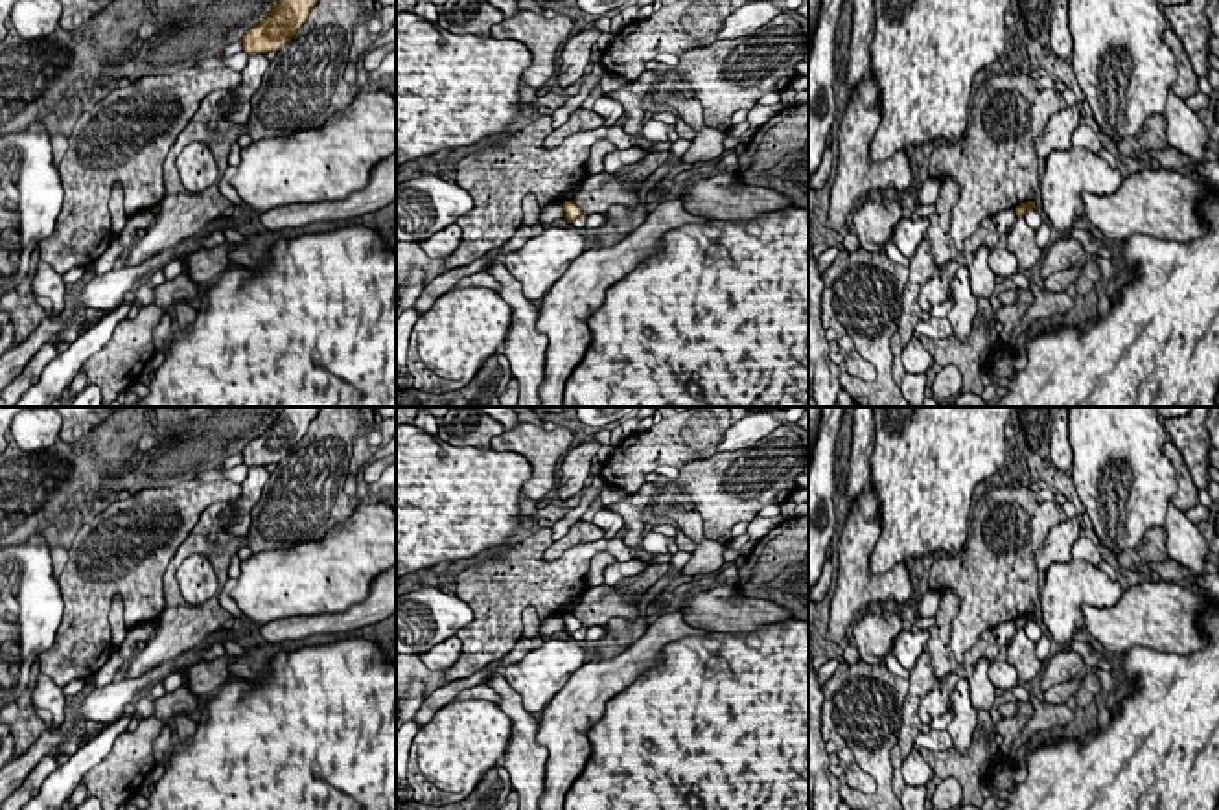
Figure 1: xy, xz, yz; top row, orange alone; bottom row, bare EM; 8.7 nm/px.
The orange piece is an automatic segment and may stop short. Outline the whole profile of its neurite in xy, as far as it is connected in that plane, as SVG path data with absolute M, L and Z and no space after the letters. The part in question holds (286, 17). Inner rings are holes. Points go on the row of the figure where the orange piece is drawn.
M276 0L271 13L241 39L247 55L278 52L302 28L319 0Z

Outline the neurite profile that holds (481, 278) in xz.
M481 271L471 276L462 278L455 289L462 289L462 287L499 289L501 284L492 274Z

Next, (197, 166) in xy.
M193 142L177 156L175 168L180 175L182 188L188 191L203 191L217 184L217 160L208 144Z

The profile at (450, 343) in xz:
M451 289L411 331L405 366L412 387L436 396L470 385L505 346L510 322L512 307L495 289Z

